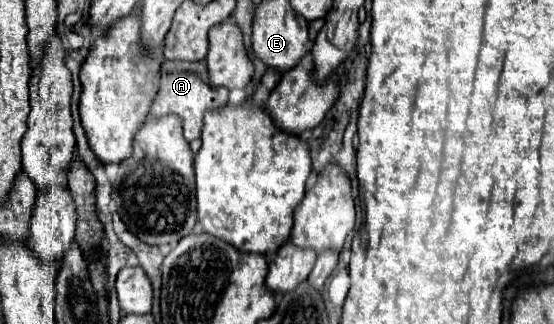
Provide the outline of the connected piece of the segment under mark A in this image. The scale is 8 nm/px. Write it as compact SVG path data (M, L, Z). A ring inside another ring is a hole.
M164 60L162 68L160 68L160 90L150 108L150 118L162 118L168 114L180 116L182 126L184 126L184 138L188 142L192 142L192 140L198 140L202 134L204 114L212 112L212 110L220 110L226 104L228 104L228 90L212 88L208 84L208 70L202 62L190 64L190 62Z

